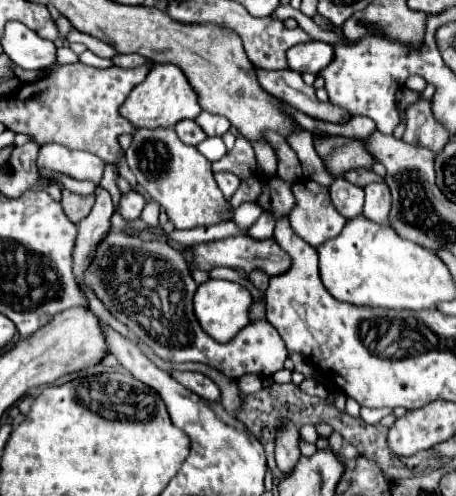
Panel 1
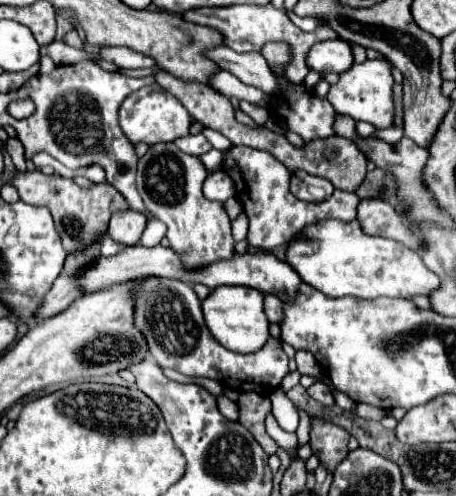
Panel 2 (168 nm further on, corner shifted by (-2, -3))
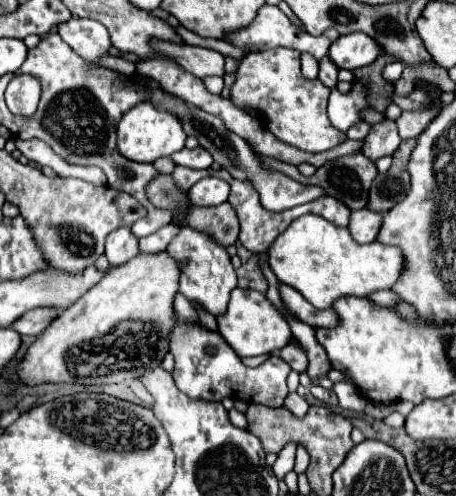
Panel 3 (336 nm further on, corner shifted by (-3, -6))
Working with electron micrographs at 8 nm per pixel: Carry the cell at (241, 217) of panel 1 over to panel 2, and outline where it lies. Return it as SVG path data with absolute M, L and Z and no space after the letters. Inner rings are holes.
M239 214L237 220L233 222L233 240L241 242L241 240L245 240L245 236L247 236L247 216Z

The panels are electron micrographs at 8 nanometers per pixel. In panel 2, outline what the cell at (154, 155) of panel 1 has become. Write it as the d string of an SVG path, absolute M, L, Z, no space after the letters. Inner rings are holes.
M173 142L155 144L139 158L137 190L147 210L167 224L169 246L179 254L185 270L199 270L215 260L229 260L233 256L235 242L231 238L231 220L221 202L211 202L201 192L207 174L199 158L179 152Z

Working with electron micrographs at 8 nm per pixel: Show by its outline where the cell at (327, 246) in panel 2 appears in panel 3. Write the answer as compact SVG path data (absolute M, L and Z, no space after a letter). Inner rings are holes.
M302 215L276 237L268 249L268 263L278 281L298 289L316 309L330 309L338 297L354 295L368 297L382 289L392 289L406 269L406 259L400 247L378 241L360 245L348 229L334 227L322 217Z

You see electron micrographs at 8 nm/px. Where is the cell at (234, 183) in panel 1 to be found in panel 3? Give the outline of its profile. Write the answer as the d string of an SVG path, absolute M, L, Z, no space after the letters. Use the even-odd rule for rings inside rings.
M216 177L200 179L196 185L190 187L190 203L198 207L220 205L228 201L228 195L230 195L230 185L224 179Z

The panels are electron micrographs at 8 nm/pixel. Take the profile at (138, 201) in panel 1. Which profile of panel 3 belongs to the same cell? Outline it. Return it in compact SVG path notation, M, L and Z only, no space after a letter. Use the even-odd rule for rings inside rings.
M120 227L106 237L106 257L112 267L128 263L138 255L138 239L130 227Z

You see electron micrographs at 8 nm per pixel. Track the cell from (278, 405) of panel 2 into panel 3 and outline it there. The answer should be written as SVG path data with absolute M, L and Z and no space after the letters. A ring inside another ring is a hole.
M286 443L286 445L282 447L282 451L278 453L278 459L276 459L274 467L272 467L272 471L274 471L274 475L276 475L278 479L282 479L288 471L292 471L292 467L294 467L294 457L296 457L296 445L294 445L294 443Z

